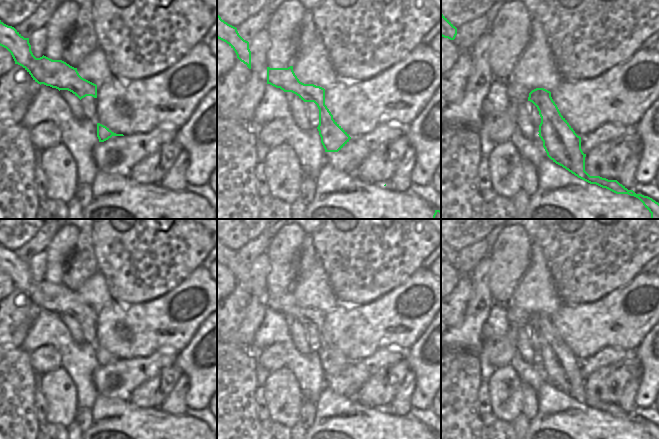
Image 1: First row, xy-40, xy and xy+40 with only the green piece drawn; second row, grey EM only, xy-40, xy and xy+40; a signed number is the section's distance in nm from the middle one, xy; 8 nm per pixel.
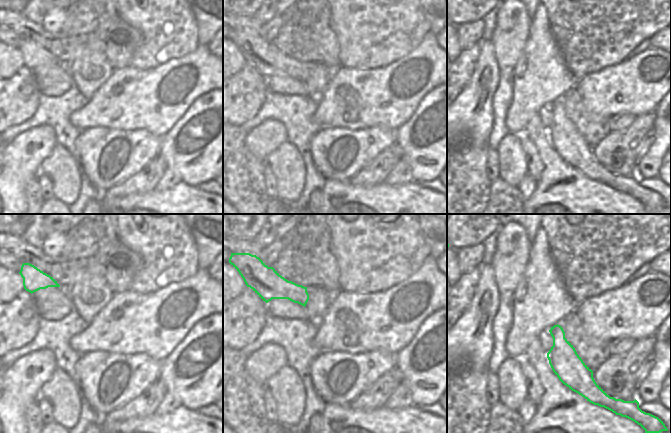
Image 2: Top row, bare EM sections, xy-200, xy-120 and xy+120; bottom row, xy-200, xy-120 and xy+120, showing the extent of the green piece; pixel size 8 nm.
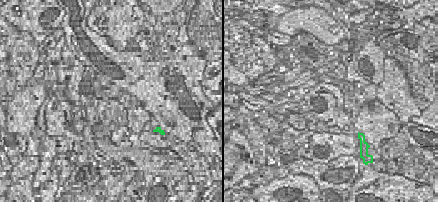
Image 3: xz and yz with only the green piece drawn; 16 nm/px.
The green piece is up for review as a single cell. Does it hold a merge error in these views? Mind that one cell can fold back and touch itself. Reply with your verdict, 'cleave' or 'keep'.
keep

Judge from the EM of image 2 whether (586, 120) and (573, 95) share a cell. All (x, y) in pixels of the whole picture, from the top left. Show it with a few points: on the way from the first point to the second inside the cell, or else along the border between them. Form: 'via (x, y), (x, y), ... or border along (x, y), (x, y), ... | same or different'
via (580, 114), (574, 108), (573, 101) | same

